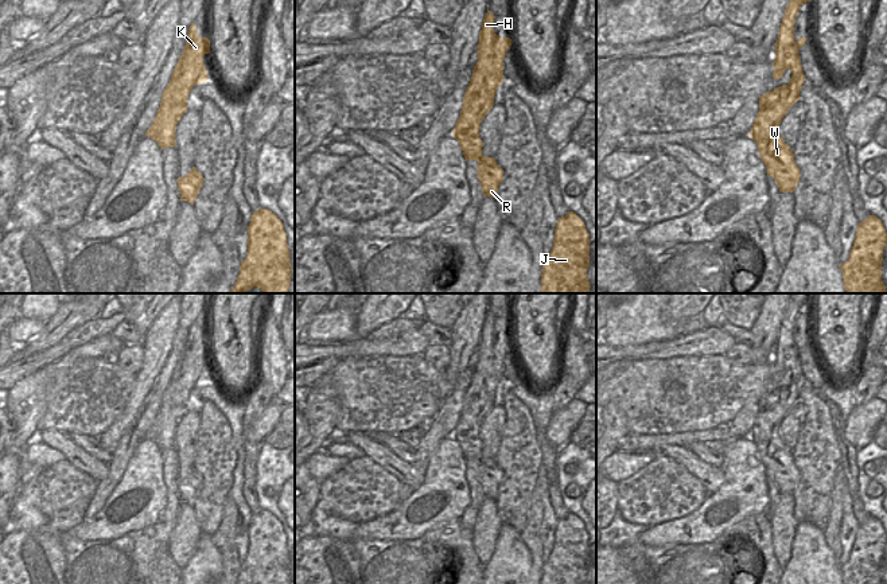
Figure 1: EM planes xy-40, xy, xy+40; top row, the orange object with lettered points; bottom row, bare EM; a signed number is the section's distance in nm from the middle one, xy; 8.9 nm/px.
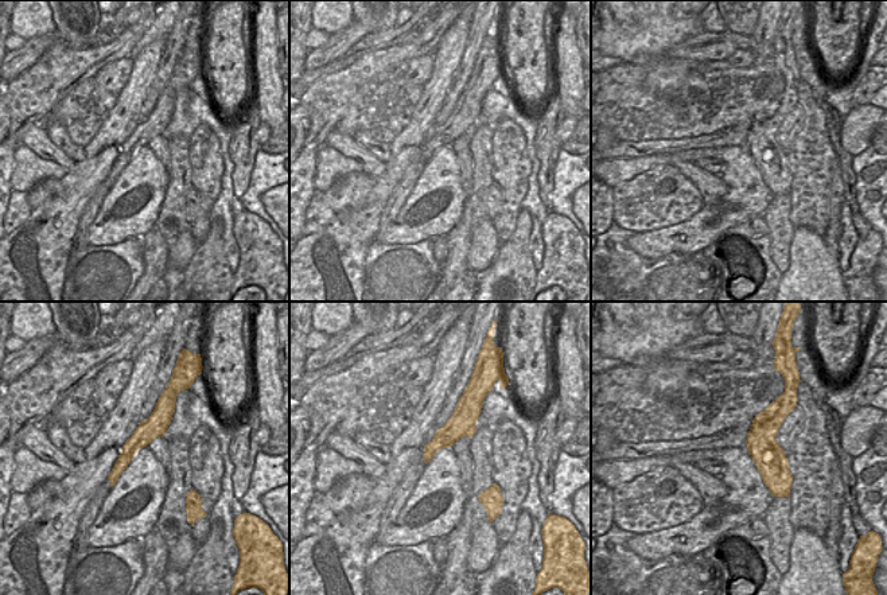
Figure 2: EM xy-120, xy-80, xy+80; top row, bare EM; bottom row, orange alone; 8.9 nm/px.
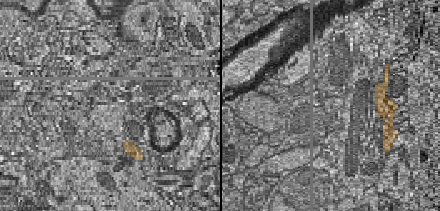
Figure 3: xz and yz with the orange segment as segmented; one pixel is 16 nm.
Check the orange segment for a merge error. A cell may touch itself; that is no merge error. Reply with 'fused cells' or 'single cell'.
fused cells

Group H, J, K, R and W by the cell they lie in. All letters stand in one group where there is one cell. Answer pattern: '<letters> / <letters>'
H J R W / K

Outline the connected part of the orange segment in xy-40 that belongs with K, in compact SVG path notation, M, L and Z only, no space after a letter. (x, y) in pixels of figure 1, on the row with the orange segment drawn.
M191 23L186 47L172 71L170 83L162 94L159 110L170 112L188 98L191 86L203 71L203 55L209 52L209 38L199 38L194 23Z

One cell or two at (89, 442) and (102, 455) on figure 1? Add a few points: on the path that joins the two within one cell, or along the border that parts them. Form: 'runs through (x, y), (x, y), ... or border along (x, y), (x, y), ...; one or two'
runs through (92, 444), (100, 452); one

